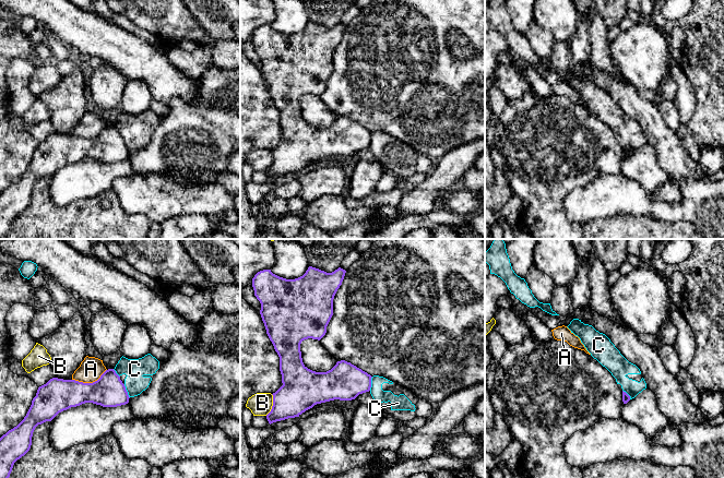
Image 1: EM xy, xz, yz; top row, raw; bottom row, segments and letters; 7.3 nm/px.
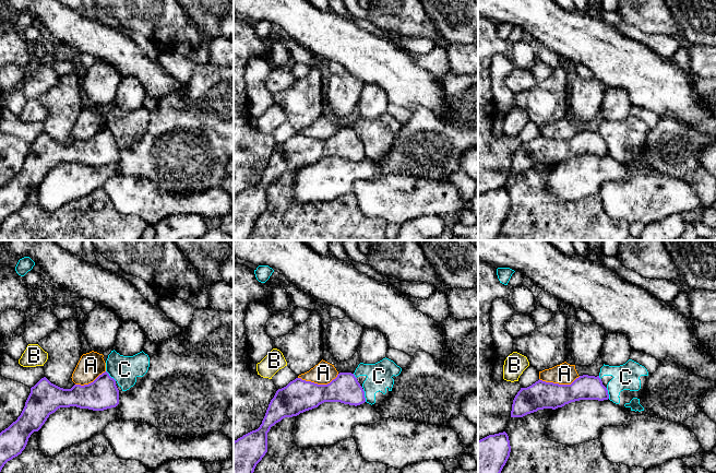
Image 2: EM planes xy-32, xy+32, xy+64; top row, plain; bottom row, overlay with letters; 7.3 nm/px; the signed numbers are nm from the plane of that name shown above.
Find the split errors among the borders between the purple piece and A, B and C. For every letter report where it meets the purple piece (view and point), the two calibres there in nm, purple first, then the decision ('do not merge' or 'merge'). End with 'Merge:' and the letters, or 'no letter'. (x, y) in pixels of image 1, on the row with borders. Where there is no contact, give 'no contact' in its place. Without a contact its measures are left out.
A: xy (90, 383) | 240/170 nm | do not merge
B: xz (273, 405) | 300/170 nm | do not merge
C: xz (370, 383) | 280/110 nm | do not merge
Merge: no letter

